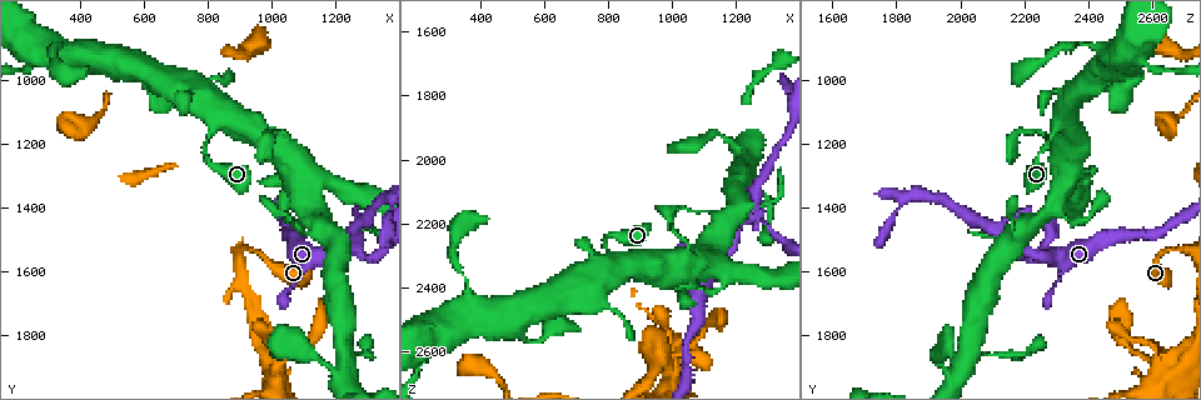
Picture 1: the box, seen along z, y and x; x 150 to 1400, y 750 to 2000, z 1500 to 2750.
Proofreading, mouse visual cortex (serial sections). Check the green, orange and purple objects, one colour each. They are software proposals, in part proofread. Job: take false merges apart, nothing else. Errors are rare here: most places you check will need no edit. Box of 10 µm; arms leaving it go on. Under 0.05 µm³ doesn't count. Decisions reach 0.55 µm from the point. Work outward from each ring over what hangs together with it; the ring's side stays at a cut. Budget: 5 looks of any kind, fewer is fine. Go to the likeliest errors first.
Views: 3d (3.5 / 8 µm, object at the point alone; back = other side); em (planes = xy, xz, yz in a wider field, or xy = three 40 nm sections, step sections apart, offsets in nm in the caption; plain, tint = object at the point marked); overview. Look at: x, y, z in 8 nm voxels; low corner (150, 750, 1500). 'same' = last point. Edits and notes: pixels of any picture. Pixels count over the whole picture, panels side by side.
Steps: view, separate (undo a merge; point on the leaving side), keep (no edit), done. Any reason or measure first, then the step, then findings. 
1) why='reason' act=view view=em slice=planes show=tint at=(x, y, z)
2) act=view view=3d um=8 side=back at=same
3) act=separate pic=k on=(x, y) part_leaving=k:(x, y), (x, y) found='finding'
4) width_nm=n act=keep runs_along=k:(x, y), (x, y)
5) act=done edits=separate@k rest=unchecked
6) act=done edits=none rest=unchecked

why='three-way junction' act=view view=3d um=3.5 at=(1250, 1510, 2190)

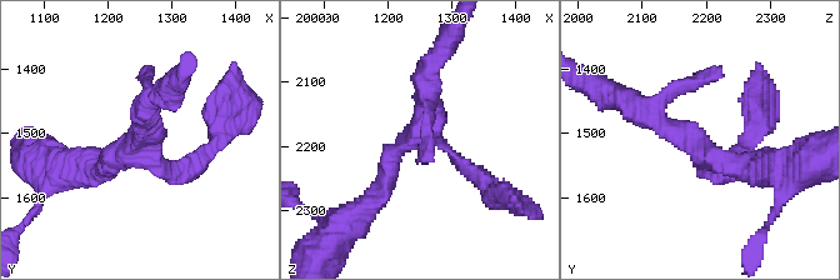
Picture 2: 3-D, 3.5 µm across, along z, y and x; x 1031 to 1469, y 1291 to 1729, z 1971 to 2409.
why='now the EM' act=view view=em slice=xy step=5 show=tint at=(1245, 1510, 2180)

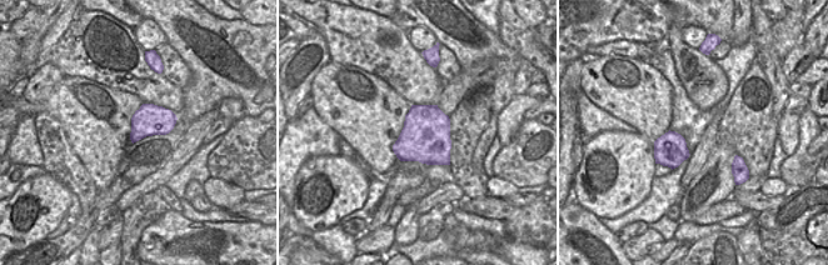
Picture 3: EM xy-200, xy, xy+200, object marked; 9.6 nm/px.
arms=3 arm_widths_nm=150,250,300 act=keep runs_along=2:(755, 170), (701, 154), (628, 104) found='one cell here'

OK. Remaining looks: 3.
why='thin arm on a thick one' act=view view=3d um=3.5 at=(1020, 1920, 2650)

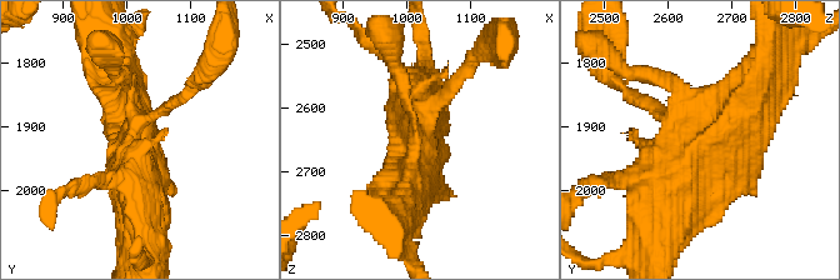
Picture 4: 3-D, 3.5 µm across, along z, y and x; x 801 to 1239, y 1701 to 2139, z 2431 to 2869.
why='now the EM' act=view view=em slice=xy step=3 show=tint at=(1015, 1920, 2640)

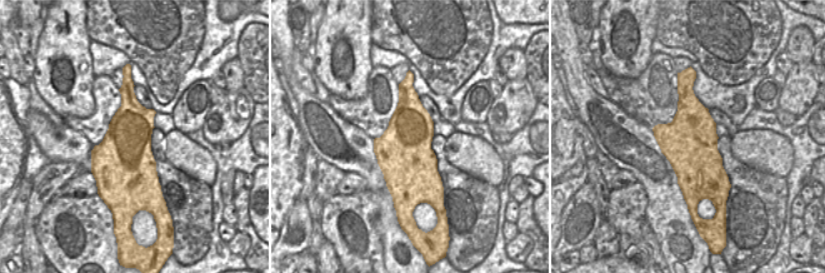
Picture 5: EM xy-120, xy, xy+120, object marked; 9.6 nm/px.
act=keep found='all the same cell'

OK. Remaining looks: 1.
act=done edits=none rest=unchecked

